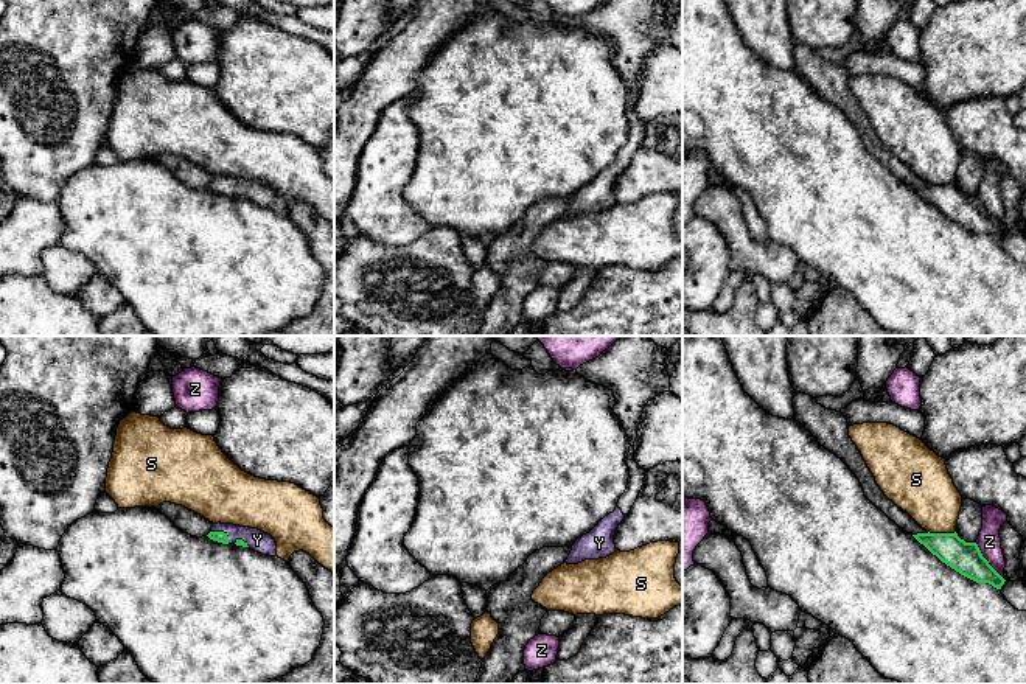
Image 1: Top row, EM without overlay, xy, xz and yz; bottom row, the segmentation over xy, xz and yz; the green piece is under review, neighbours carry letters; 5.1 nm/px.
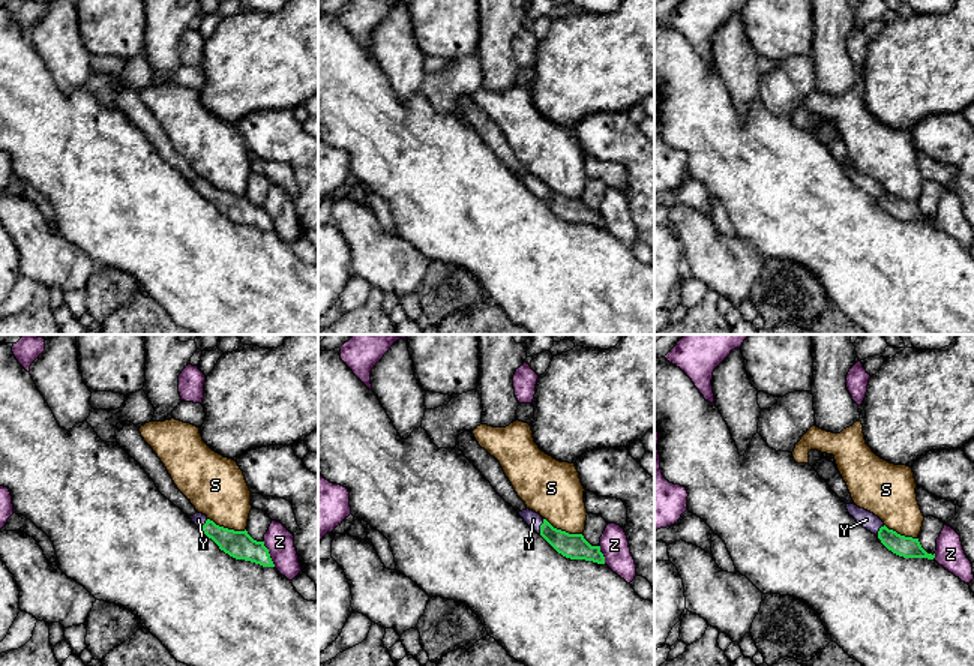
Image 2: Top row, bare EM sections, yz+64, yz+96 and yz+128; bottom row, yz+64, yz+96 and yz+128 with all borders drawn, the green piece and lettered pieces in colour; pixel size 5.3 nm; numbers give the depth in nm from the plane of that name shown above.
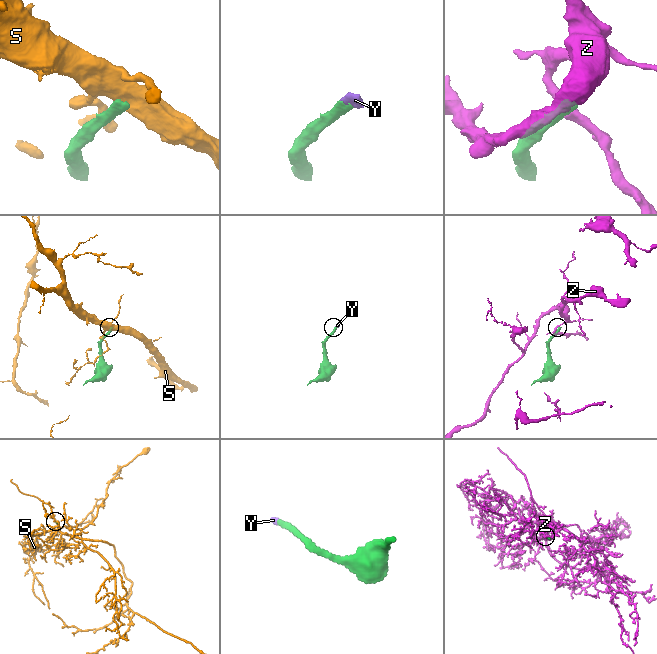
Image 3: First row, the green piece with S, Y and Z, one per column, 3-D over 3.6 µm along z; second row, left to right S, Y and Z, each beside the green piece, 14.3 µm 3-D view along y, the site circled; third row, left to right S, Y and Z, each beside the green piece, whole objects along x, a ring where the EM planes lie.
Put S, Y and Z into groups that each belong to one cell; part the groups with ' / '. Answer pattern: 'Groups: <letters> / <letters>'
Groups: S / Y / Z

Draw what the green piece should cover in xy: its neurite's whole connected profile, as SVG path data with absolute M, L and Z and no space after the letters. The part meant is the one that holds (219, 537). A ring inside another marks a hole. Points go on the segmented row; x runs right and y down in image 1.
M218 522L213 524L211 532L207 536L222 544L250 547L252 550L263 555L277 555L275 539L258 529Z

